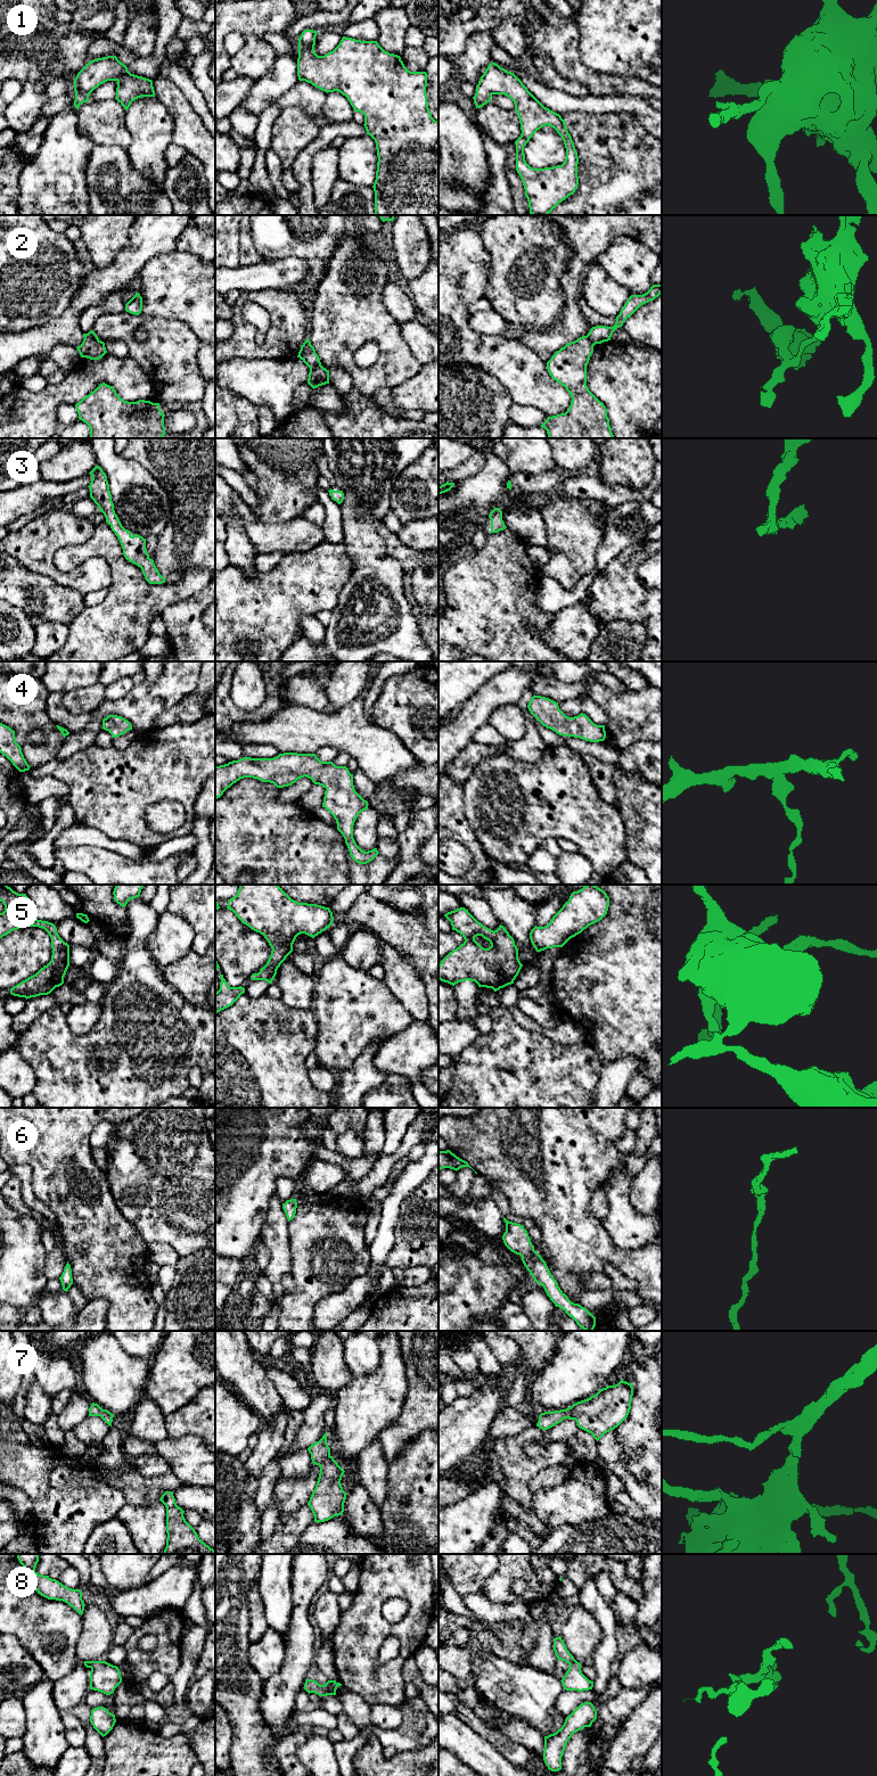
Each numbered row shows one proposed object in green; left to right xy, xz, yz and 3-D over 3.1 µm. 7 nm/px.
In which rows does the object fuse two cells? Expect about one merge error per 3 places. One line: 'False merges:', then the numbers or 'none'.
False merges: 2

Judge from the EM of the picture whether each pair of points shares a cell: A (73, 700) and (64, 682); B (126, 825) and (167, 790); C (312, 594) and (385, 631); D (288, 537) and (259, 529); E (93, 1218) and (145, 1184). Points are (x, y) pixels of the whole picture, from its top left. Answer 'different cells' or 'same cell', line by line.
A: different cells
B: same cell
C: different cells
D: same cell
E: different cells

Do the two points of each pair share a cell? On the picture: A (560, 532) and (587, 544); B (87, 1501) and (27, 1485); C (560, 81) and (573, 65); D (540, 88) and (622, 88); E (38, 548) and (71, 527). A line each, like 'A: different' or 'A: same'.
A: same
B: same
C: different
D: different
E: same

